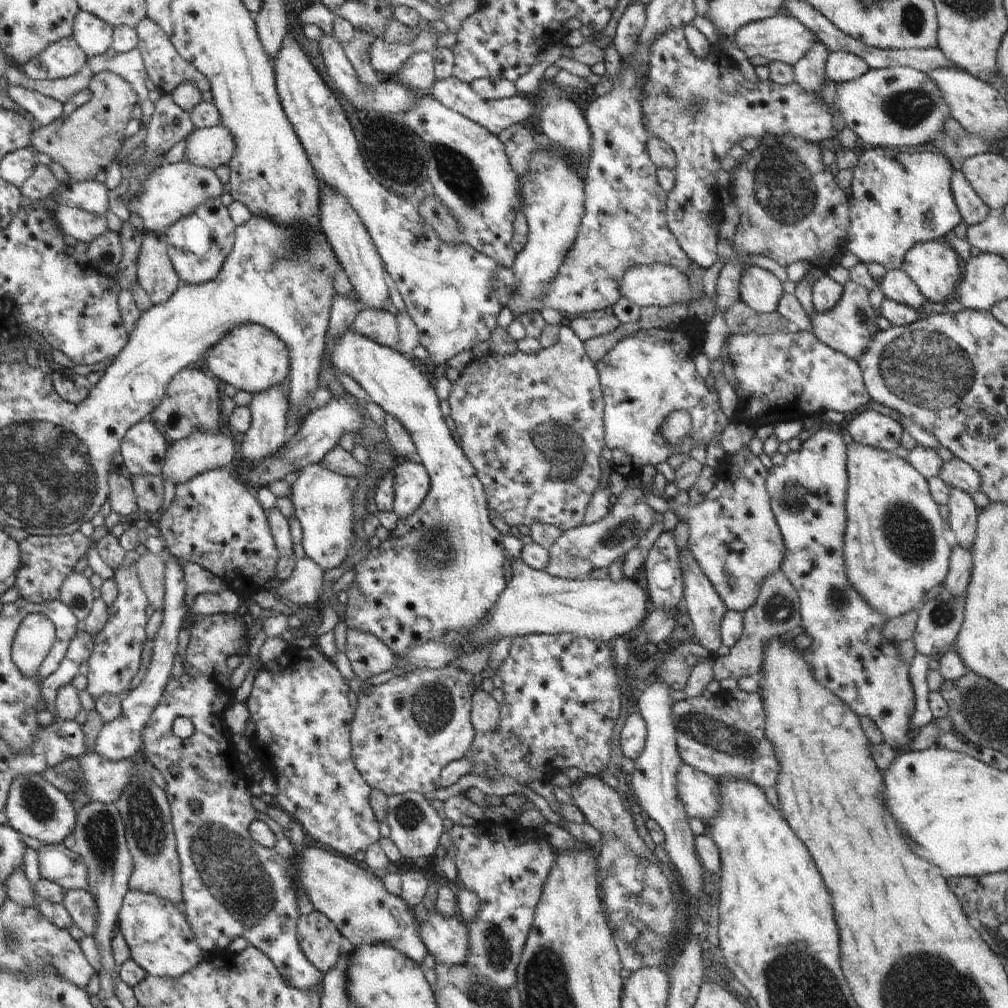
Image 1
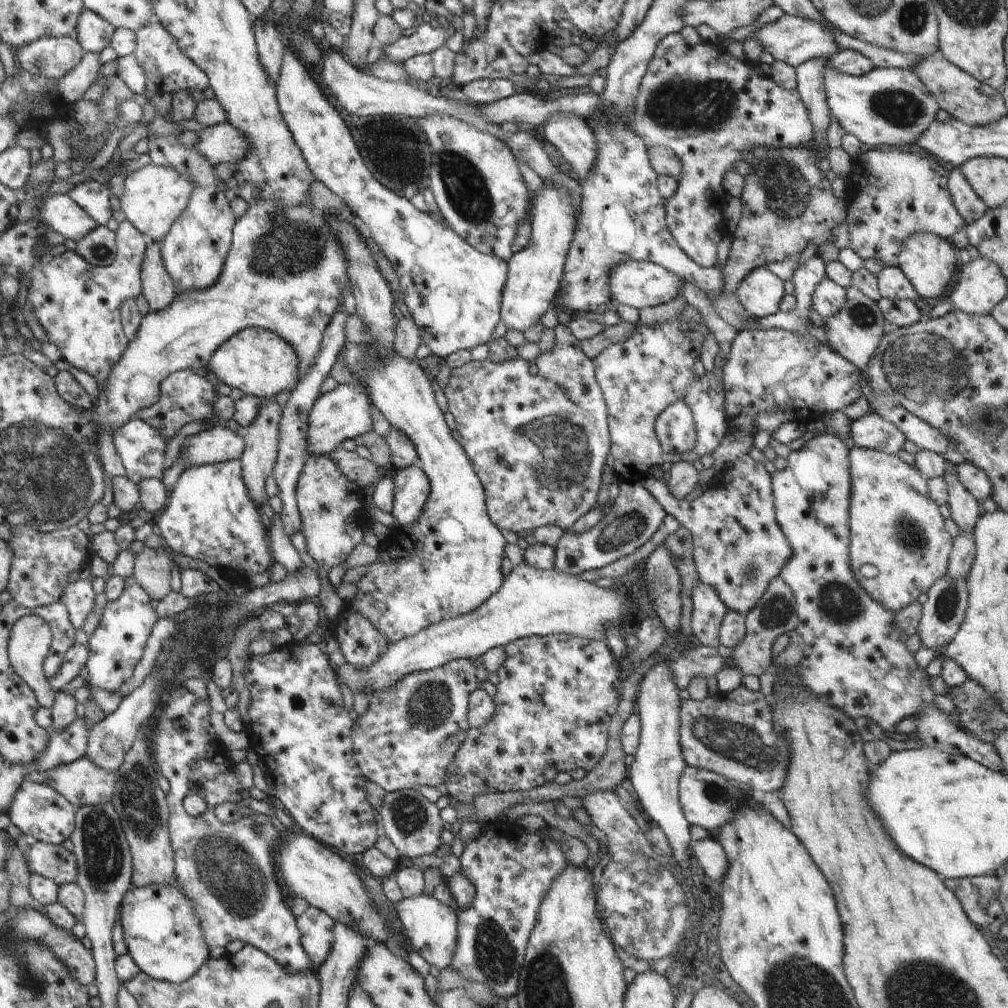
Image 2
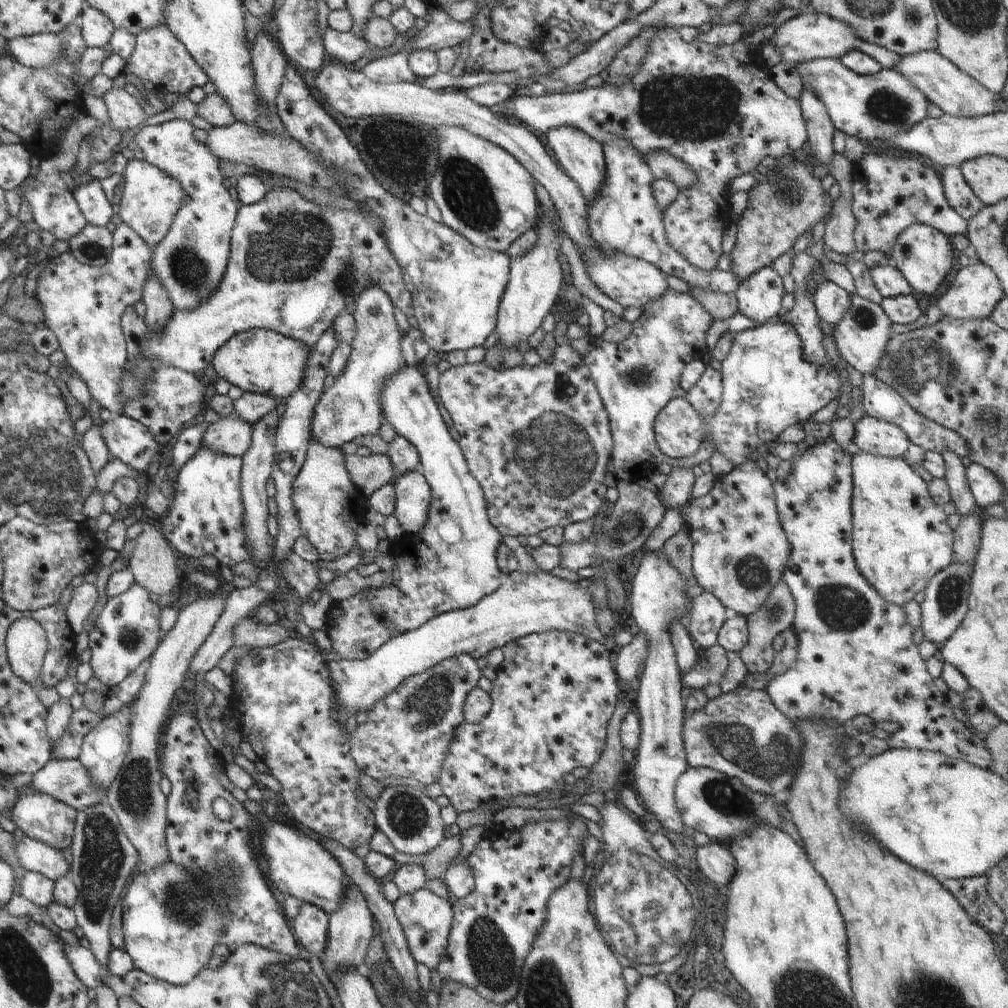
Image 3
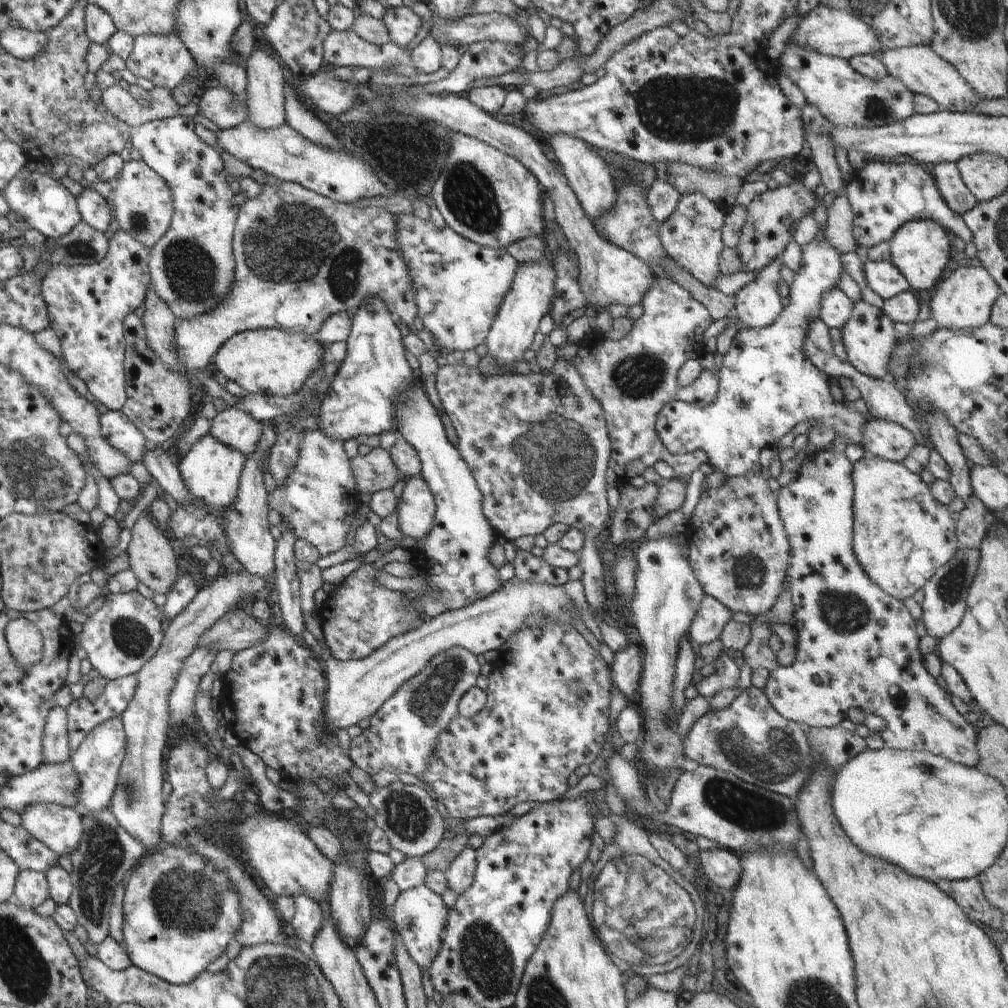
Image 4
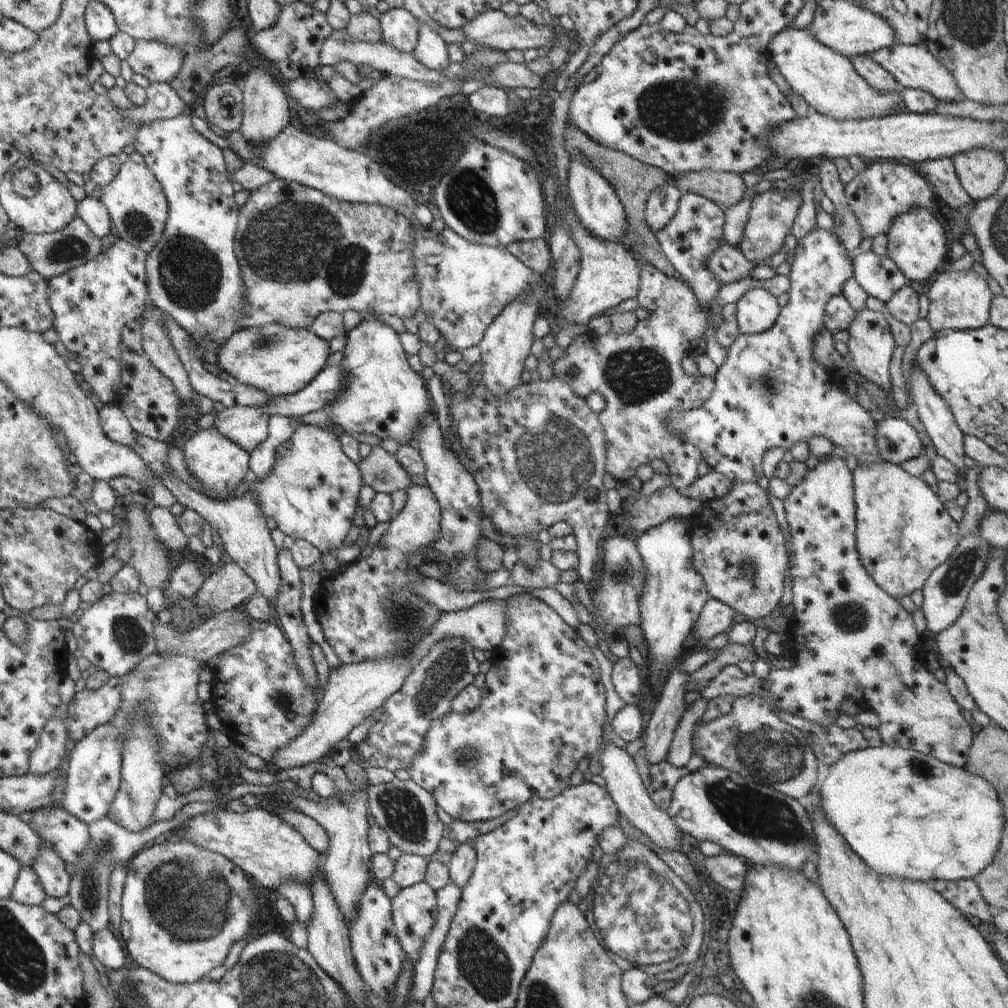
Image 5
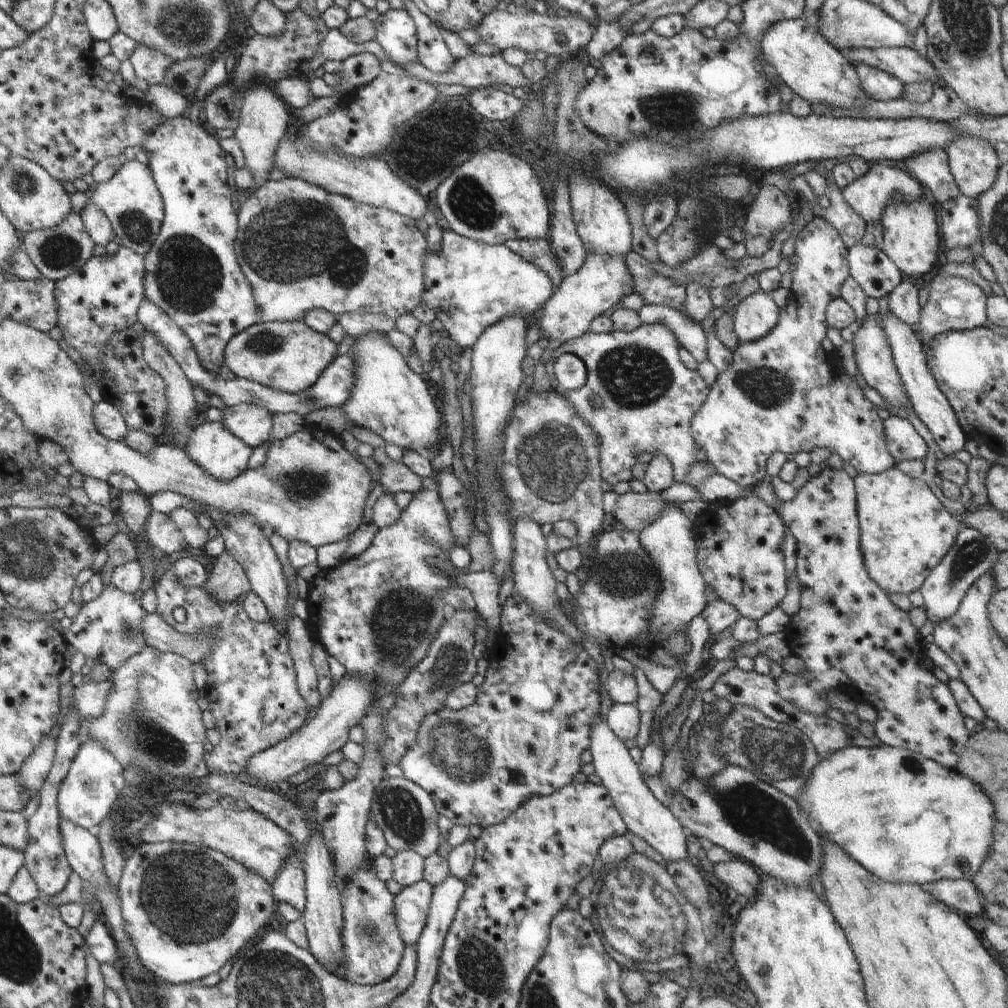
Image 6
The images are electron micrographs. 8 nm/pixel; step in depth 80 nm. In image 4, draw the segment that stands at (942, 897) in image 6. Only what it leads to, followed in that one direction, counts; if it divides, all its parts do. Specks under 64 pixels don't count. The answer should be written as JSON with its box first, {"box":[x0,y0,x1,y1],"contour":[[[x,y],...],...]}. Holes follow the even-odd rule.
{"box":[934,877,1003,930],"contour":[[[977,877],[957,881],[935,880],[934,884],[945,892],[966,913],[966,916],[990,926],[994,930],[1003,930],[1003,912],[986,900]]]}

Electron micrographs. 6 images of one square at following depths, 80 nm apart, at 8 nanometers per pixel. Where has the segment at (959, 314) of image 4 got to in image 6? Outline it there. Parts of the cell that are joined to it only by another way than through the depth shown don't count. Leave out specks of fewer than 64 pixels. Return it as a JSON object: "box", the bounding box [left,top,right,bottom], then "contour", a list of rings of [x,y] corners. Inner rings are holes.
{"box":[919,272,989,344],"contour":[[[946,272],[931,275],[928,281],[929,296],[927,304],[921,308],[919,320],[922,344],[926,344],[940,333],[984,327],[989,322],[986,294],[973,281]]]}

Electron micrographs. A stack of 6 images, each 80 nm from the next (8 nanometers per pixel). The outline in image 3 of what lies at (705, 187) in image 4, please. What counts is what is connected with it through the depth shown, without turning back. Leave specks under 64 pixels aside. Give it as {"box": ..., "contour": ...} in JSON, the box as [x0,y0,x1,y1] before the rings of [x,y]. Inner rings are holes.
{"box":[645,152,697,189],"contour":[[[647,152],[645,160],[655,179],[670,179],[679,189],[697,181],[690,166],[669,152]]]}

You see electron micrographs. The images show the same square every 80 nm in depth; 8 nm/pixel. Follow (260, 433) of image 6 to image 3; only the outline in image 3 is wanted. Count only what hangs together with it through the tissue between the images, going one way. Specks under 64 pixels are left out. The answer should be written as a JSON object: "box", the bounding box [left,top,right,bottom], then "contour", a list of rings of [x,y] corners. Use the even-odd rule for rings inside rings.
{"box":[202,414,252,457],"contour":[[[232,414],[208,424],[204,434],[202,447],[222,455],[241,457],[250,448],[252,429],[251,425]]]}

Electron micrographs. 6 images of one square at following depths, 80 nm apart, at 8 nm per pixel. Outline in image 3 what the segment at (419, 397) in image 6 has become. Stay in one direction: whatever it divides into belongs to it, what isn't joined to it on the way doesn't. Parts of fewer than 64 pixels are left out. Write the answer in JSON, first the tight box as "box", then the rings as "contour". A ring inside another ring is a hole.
{"box":[311,287,405,449],"contour":[[[366,287],[355,298],[353,313],[357,324],[351,354],[345,370],[318,399],[311,418],[311,436],[321,445],[340,449],[357,436],[377,433],[384,418],[381,407],[381,388],[392,373],[401,371],[405,364],[401,353],[402,330],[394,319],[394,305],[390,297],[377,287]]]}

